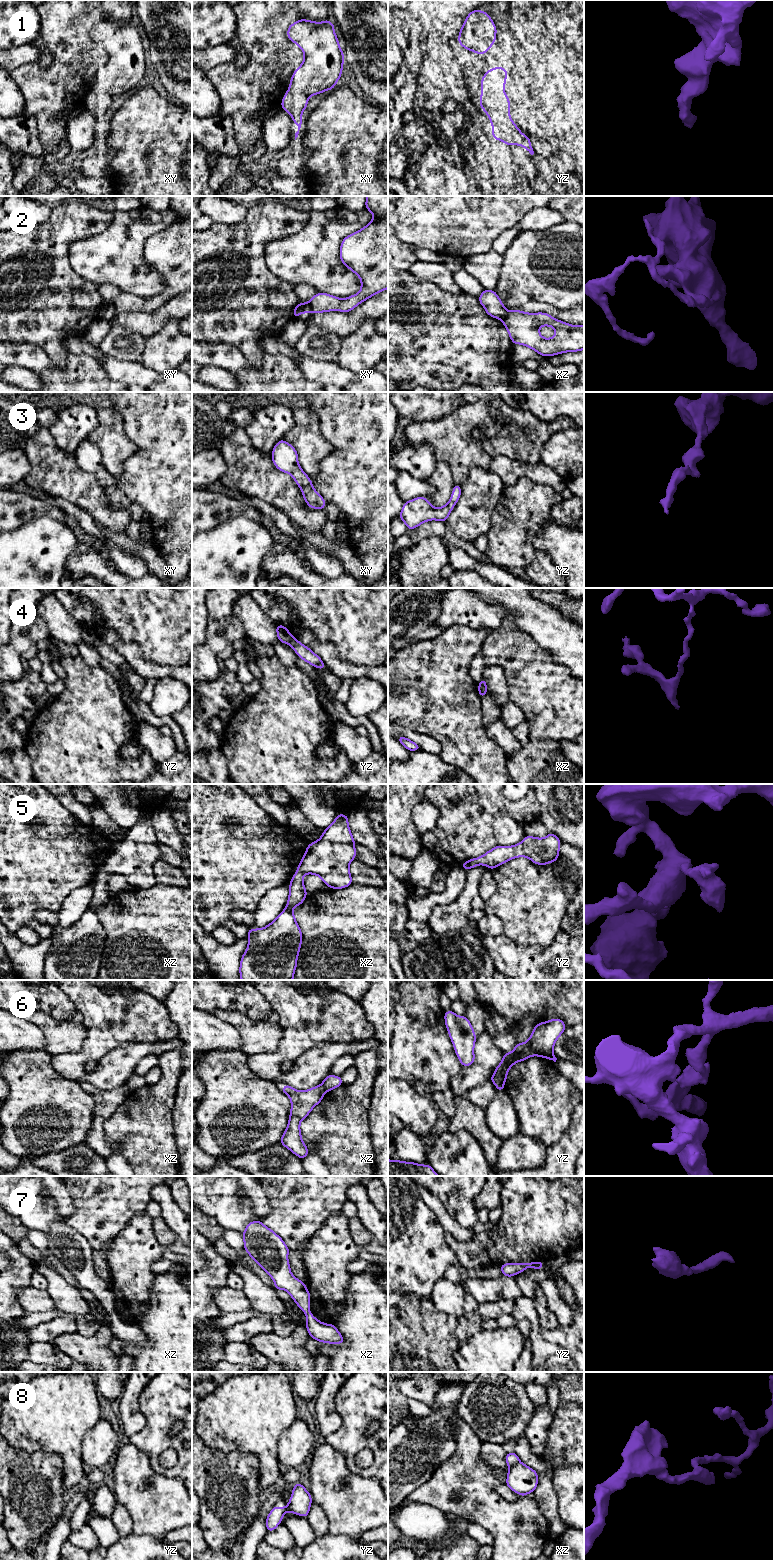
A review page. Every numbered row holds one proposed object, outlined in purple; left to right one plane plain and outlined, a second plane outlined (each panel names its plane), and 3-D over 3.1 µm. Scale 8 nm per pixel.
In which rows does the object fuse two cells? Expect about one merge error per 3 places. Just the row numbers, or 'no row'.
2, 6, 8

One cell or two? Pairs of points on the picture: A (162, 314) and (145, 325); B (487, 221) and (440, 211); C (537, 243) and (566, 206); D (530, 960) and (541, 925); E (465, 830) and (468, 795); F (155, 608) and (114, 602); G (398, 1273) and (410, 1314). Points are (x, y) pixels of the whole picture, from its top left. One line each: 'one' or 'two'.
A: one
B: one
C: two
D: two
E: one
F: one
G: two

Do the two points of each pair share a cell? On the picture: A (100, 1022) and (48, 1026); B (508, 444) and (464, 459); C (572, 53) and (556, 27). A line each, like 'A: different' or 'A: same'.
A: different
B: different
C: same

